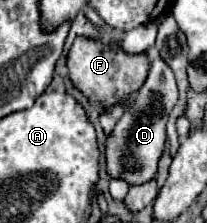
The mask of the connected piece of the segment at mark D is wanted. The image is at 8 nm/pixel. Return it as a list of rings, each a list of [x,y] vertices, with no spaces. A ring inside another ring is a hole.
[[[159,55],[151,59],[147,81],[137,93],[131,105],[123,109],[113,135],[107,139],[107,173],[109,177],[123,177],[129,185],[141,185],[155,177],[157,163],[165,151],[165,123],[179,99],[173,69]]]

